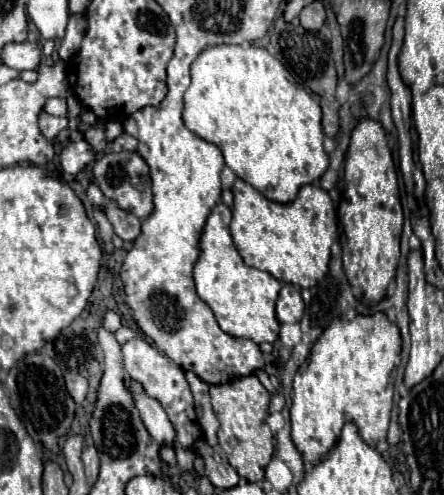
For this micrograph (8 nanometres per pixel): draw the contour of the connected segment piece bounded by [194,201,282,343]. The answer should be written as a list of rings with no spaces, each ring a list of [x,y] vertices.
[[[222,201],[212,209],[210,217],[206,219],[200,237],[200,255],[198,261],[194,263],[196,293],[212,309],[224,333],[240,339],[250,339],[254,343],[264,343],[264,341],[274,343],[280,331],[274,305],[282,283],[266,271],[244,265],[228,231],[230,221],[232,221],[232,211]]]

